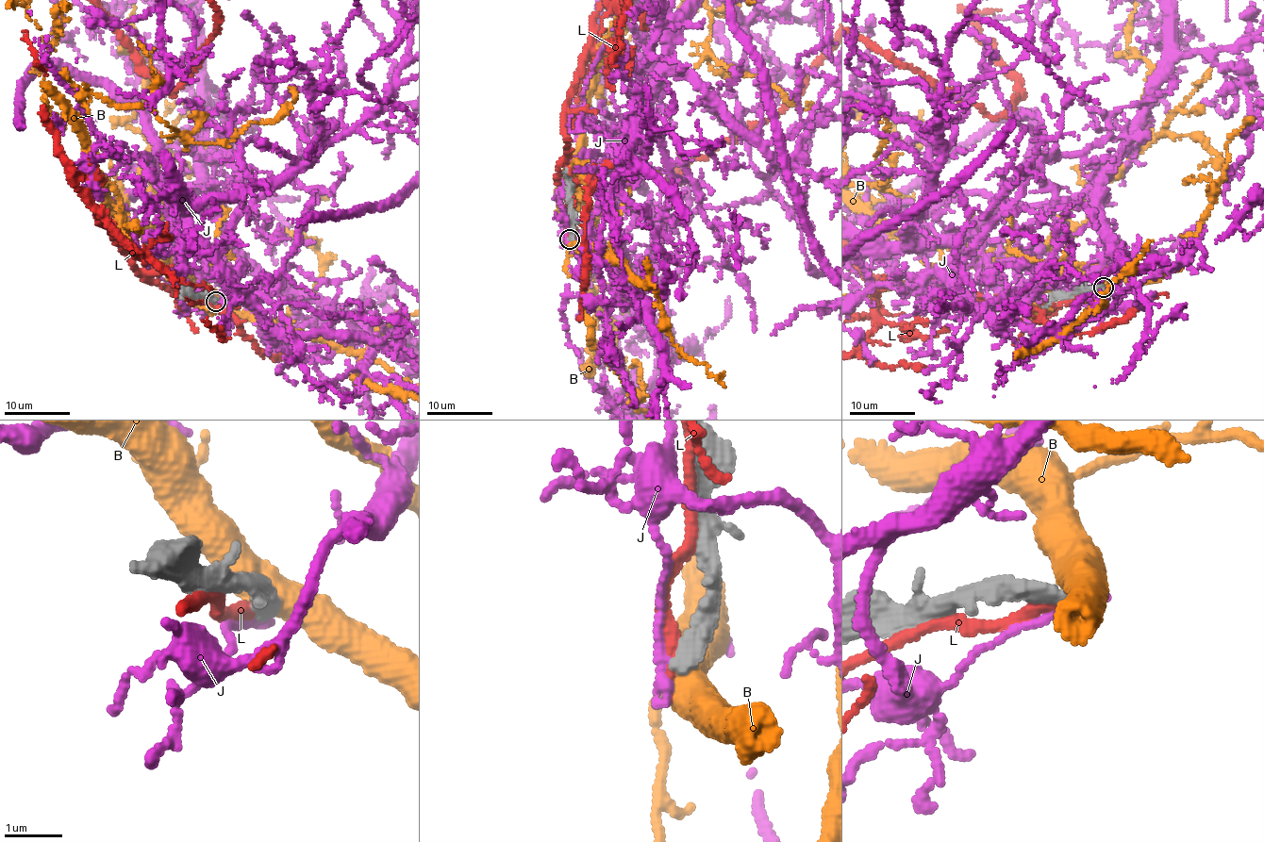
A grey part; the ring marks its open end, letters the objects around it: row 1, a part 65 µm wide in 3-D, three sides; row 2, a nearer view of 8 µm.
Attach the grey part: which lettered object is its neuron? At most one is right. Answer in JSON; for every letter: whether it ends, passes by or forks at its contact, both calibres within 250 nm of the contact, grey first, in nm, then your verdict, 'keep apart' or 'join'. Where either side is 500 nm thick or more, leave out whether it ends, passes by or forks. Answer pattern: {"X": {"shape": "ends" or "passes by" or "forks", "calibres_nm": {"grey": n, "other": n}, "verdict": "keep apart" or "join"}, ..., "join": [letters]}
{"B": {"calibres_nm": {"grey": 280, "other": 500}, "verdict": "keep apart"}, "J": {"shape": "ends", "calibres_nm": {"grey": 280, "other": 190}, "verdict": "keep apart"}, "L": {"shape": "ends", "calibres_nm": {"grey": 300, "other": 280}, "verdict": "keep apart"}, "join": []}

